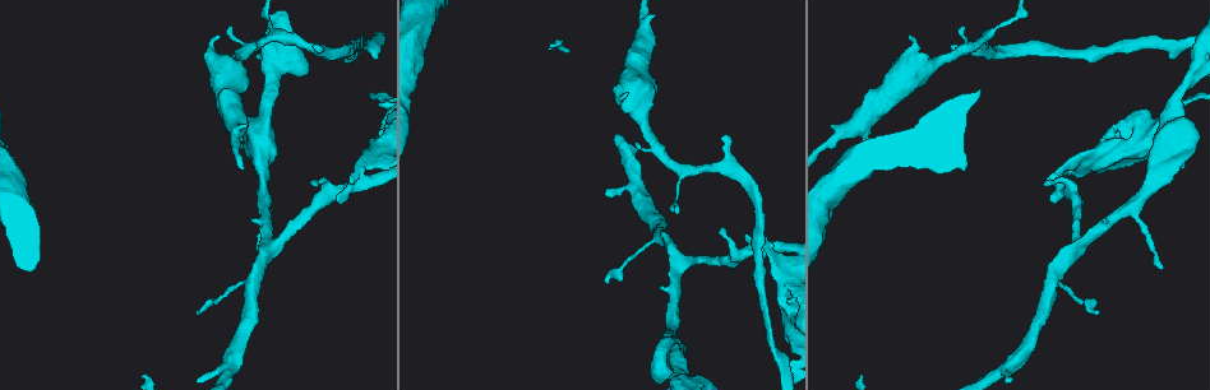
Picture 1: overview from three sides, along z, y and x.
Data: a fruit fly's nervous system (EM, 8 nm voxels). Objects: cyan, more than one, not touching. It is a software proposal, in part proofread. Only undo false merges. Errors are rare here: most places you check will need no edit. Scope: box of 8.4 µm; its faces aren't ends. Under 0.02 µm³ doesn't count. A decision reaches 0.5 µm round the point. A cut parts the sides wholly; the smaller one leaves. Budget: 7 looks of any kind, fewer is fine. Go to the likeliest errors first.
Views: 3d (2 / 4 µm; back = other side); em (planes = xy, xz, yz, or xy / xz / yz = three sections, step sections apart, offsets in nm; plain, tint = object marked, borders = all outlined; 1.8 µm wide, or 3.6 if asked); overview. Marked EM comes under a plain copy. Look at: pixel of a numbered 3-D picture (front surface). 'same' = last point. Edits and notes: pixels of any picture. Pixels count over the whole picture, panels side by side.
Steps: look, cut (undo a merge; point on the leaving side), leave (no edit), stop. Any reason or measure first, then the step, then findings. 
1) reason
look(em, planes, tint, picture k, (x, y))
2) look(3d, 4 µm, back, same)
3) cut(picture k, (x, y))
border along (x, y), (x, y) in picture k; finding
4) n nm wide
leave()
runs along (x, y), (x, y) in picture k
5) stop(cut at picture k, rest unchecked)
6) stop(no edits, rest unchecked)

thick turns thin
look(3d, 2 µm, picture 1, (679, 169))

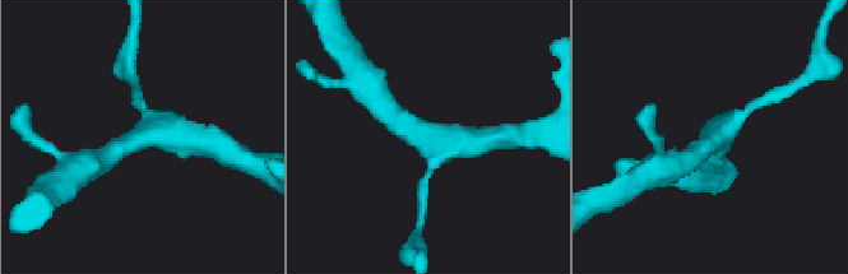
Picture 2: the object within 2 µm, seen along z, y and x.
3 arms
look(em, xy, step 16, tint, picture 2, (428, 138))

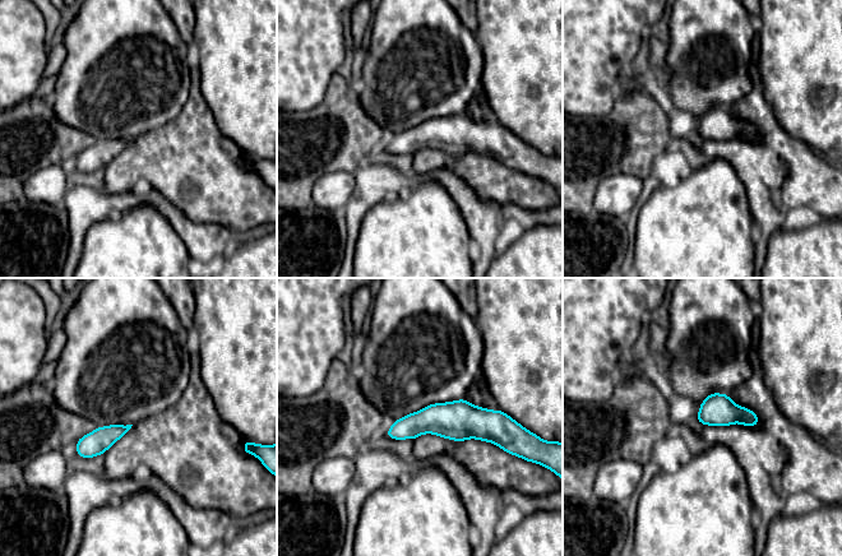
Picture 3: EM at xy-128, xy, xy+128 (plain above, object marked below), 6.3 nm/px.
look(em, planes, tint, same)

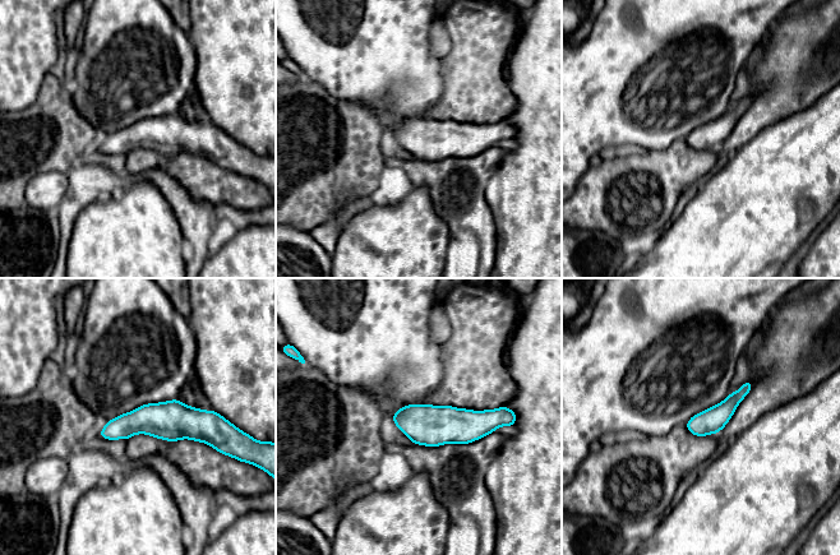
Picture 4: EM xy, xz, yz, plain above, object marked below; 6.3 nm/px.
leave()
runs along (210, 415), (135, 421), (104, 434) in picture 4; continuous, no second cell

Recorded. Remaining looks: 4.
abrupt turn
look(3d, 4 µm, picture 1, (274, 245))

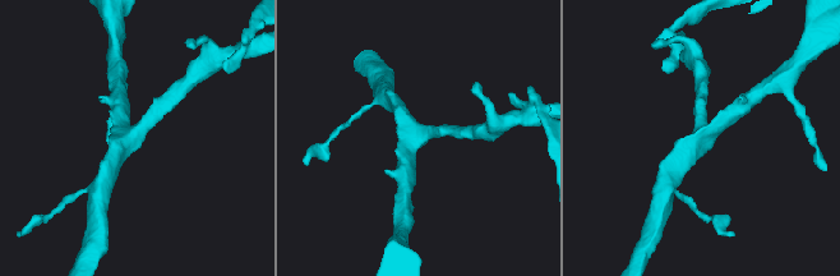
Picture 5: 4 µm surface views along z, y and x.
3 arms; arms of 190, 220, 220 nm; shape alone is not enough
look(em, planes, tint, picture 5, (135, 134))

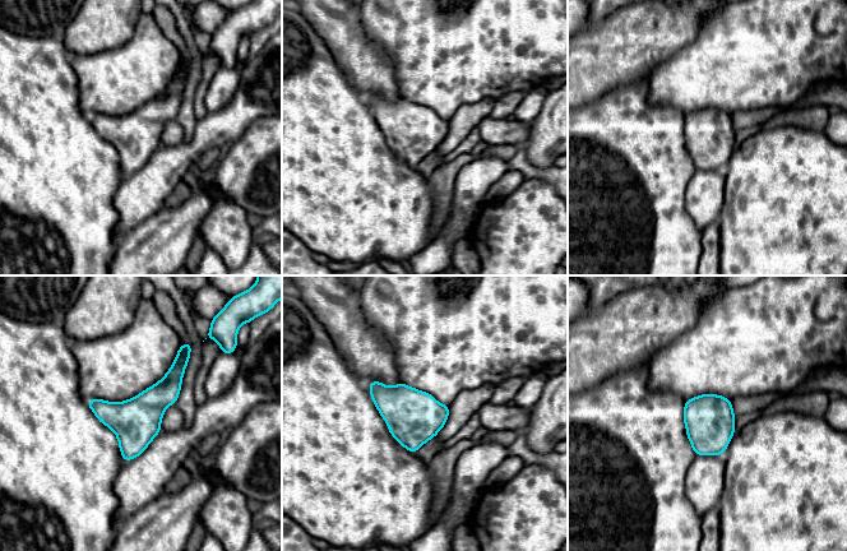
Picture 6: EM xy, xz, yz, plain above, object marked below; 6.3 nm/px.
leave()
continuous, no second cell

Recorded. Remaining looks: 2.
stop(no edits, rest unchecked)

